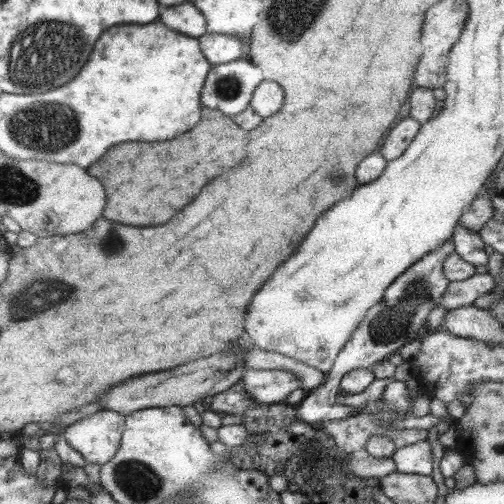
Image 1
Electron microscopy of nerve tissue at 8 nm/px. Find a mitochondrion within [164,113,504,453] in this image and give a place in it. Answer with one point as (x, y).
(391, 323)

